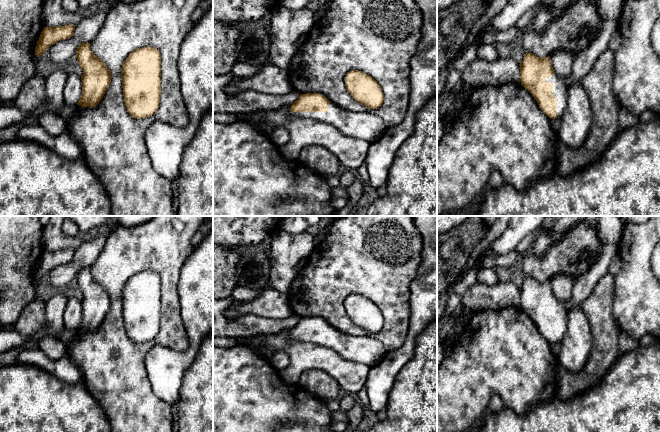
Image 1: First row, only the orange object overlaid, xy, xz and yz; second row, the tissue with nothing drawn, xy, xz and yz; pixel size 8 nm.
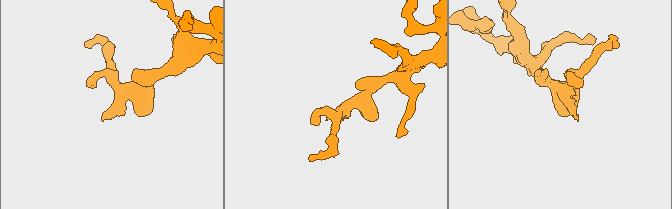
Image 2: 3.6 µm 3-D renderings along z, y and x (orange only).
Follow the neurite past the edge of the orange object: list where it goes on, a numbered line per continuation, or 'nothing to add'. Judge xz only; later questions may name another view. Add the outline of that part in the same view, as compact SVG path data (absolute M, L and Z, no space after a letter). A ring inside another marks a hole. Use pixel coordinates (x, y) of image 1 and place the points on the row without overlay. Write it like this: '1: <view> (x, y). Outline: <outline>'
1: xz (367, 350). Outline: M331 326L327 336L291 336L293 342L312 342L336 351L342 358L373 367L387 352L383 344L369 336L339 334Z

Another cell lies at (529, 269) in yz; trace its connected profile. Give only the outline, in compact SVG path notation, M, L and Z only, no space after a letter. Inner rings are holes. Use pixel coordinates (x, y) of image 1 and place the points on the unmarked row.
M575 222L564 231L564 236L557 242L552 242L546 253L538 258L531 249L523 255L523 272L526 277L537 281L552 280L558 275L569 275L573 279L586 272L595 263L600 246L598 226L588 226L584 222Z

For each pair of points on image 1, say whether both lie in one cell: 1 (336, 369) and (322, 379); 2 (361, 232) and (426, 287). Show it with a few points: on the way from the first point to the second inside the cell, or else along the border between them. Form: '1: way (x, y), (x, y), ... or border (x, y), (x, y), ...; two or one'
1: border (305, 370), (323, 370), (341, 387); two
2: border (421, 254), (421, 262), (410, 286), (409, 300); two

